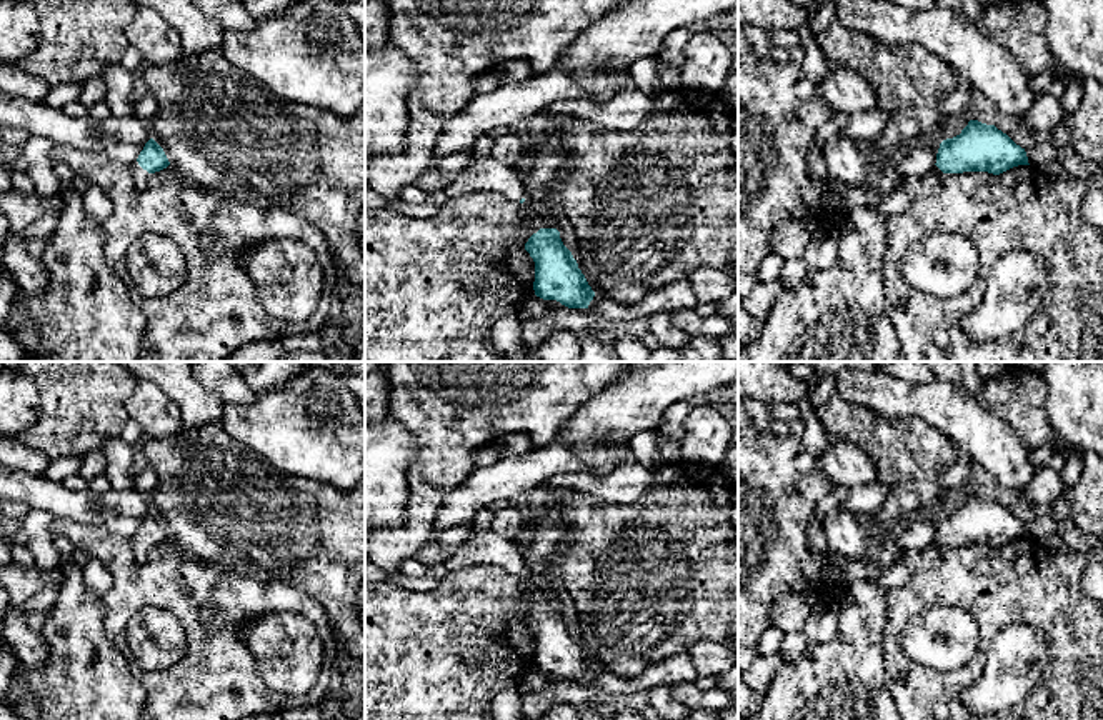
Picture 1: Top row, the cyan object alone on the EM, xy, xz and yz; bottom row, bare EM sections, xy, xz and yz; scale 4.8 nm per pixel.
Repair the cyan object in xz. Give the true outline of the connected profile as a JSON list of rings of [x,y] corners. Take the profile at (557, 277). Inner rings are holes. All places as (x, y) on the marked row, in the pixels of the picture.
[[[540,228],[525,243],[535,262],[535,295],[556,300],[568,308],[588,308],[595,292],[563,245],[556,228]]]

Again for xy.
[[[150,138],[143,150],[140,152],[137,162],[130,165],[130,172],[137,185],[143,185],[148,177],[155,172],[160,172],[170,165],[163,148]]]

